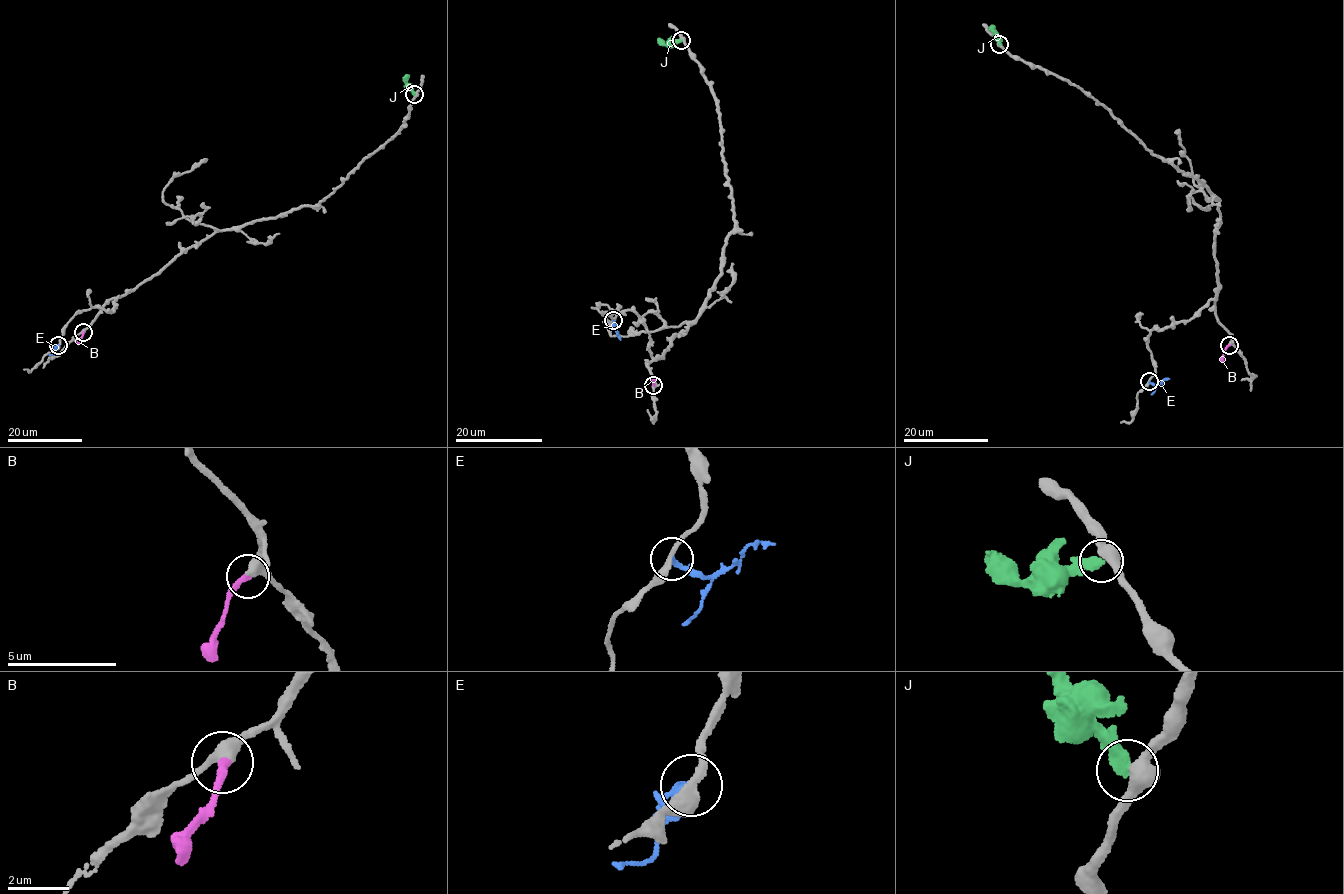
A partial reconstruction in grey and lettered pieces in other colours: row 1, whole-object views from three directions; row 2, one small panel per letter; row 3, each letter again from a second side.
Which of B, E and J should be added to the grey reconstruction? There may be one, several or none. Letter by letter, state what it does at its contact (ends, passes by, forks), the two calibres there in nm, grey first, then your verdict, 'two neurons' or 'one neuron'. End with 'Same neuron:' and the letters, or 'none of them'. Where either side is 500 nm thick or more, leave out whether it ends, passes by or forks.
B: it ends; calibres 360 and 280 nm; one neuron
E: it ends; calibres 300 and 180 nm; two neurons
J: it ends; calibres 480 and 440 nm; two neurons
Same neuron: B

